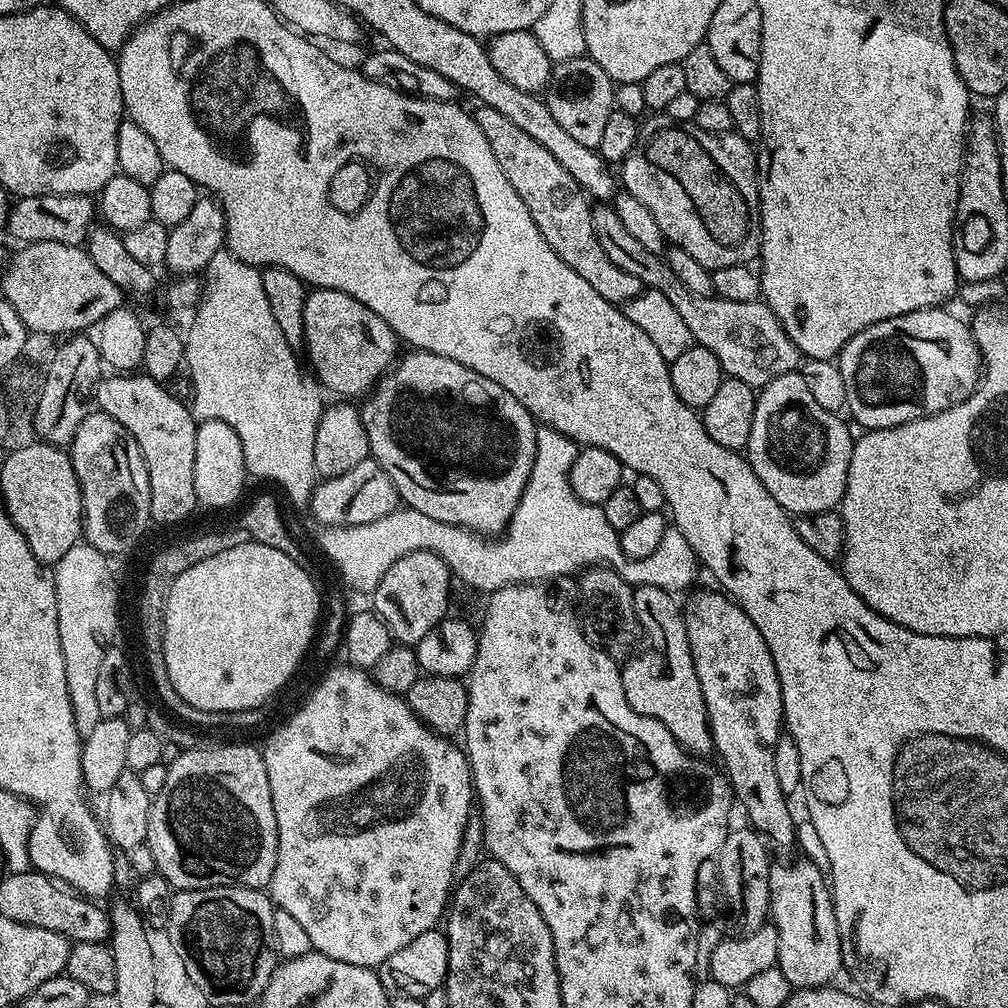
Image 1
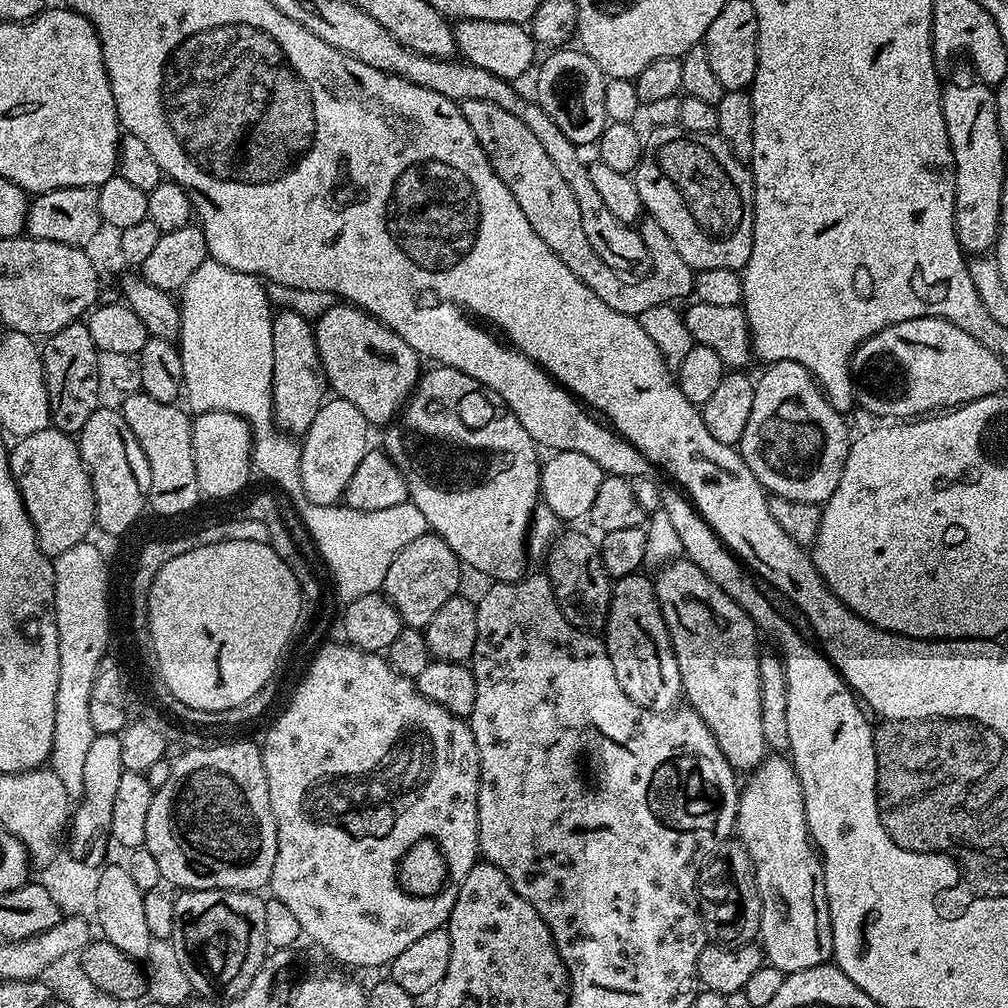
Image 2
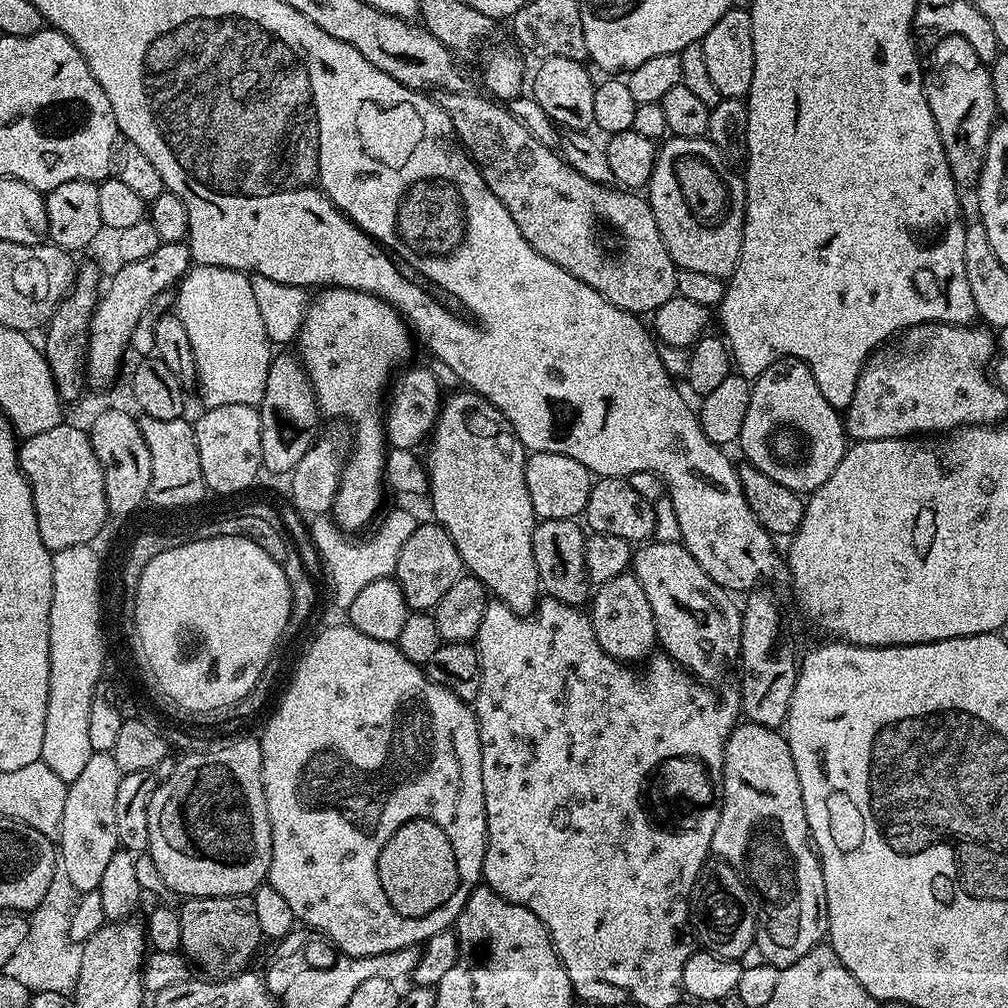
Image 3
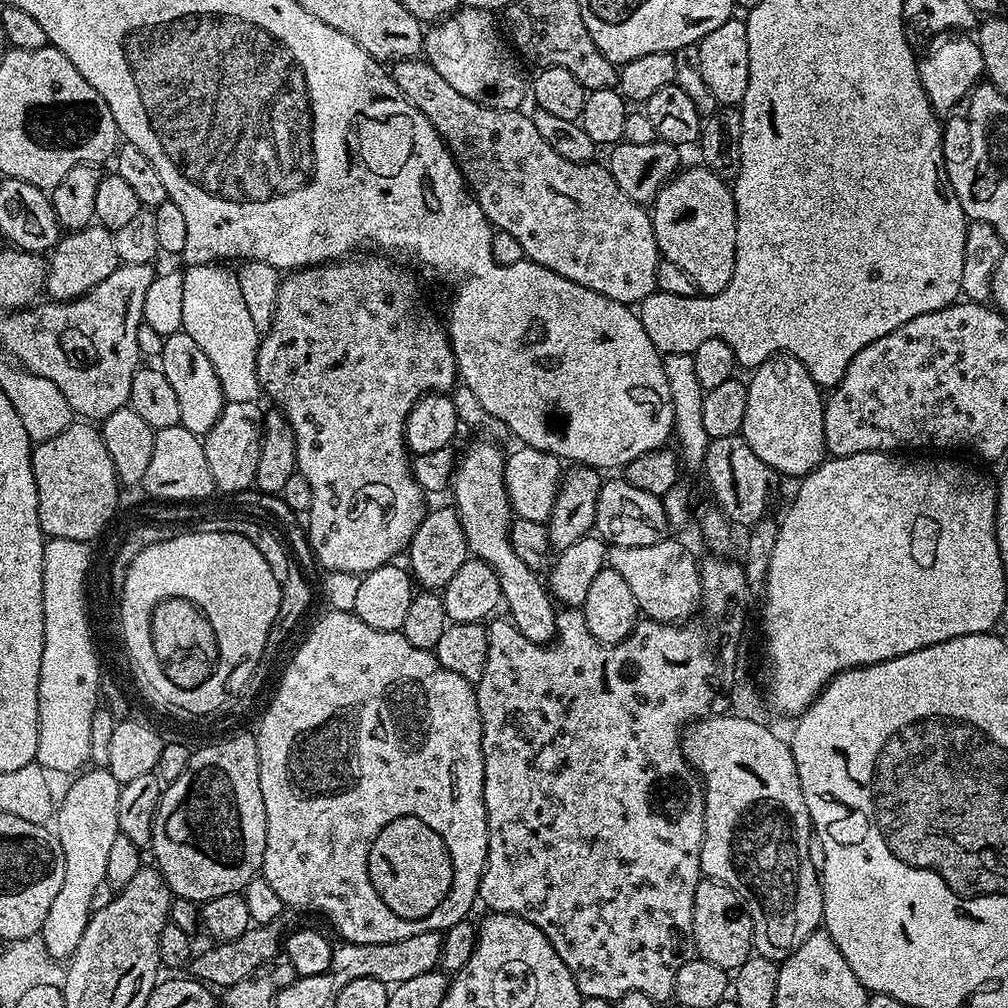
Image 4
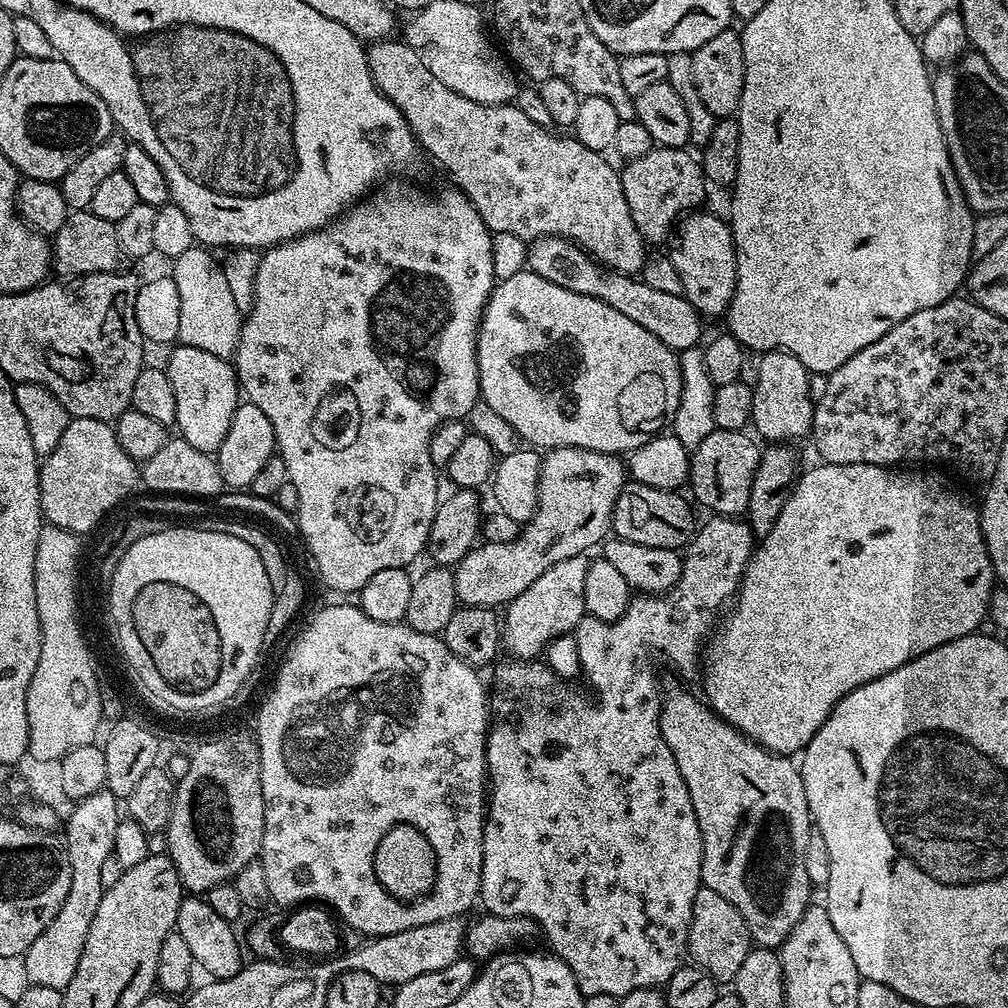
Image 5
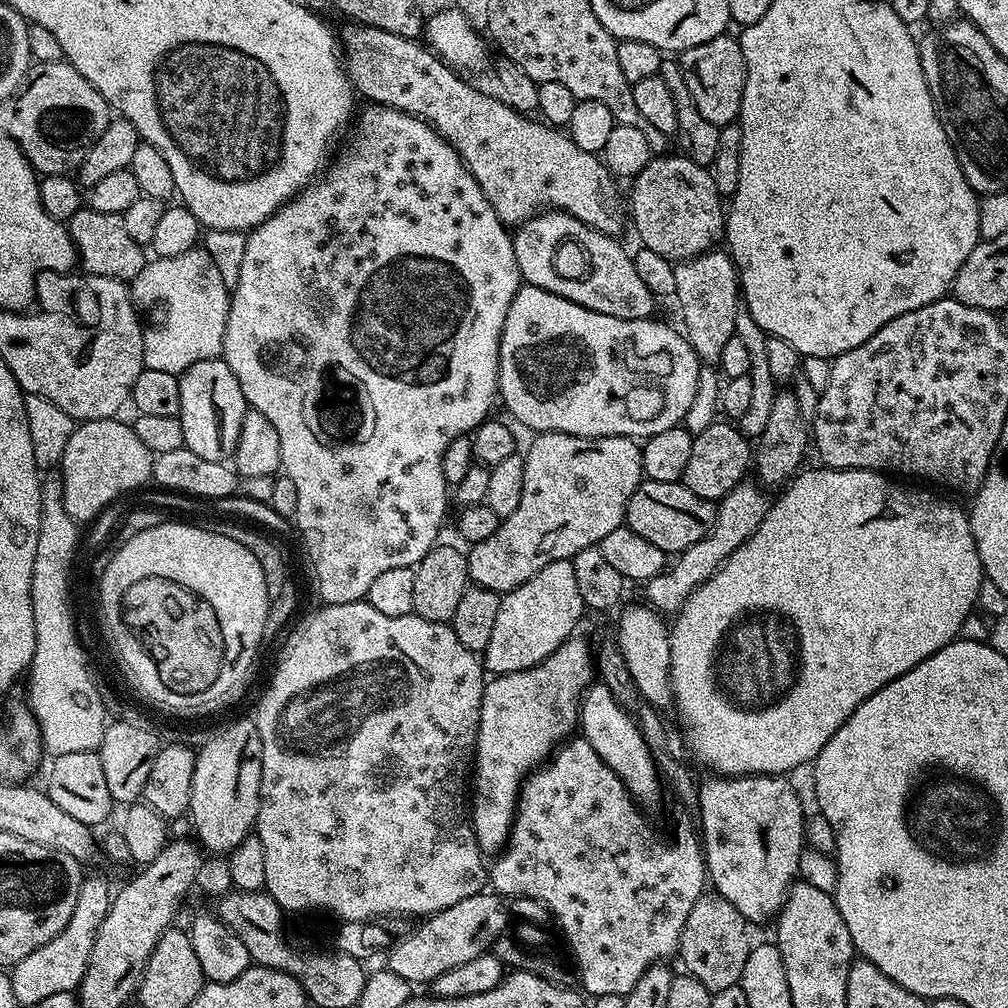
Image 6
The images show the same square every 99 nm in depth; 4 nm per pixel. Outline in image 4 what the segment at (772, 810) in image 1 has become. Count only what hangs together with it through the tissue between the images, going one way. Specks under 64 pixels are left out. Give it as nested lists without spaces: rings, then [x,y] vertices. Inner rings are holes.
[[[675,538],[654,542],[654,546],[611,546],[606,552],[606,564],[622,574],[647,619],[674,624],[697,615],[702,604],[700,564],[695,554]]]

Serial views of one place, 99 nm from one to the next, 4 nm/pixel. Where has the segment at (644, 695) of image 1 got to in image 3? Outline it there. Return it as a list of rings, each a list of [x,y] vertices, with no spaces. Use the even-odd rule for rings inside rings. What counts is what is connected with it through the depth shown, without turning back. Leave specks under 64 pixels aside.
[[[631,571],[621,572],[619,576],[599,585],[591,597],[591,608],[594,638],[598,638],[598,646],[602,646],[602,650],[606,650],[610,658],[621,662],[636,662],[632,660],[640,659],[643,661],[653,651],[651,648],[657,647],[654,614],[650,610],[650,602],[646,599],[646,593],[642,591],[638,578],[632,575]]]

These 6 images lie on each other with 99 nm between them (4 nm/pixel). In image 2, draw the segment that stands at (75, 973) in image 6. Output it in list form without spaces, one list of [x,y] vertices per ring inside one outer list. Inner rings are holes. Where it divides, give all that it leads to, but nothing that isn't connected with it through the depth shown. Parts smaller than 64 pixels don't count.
[[[98,736],[90,742],[90,751],[86,753],[86,763],[82,769],[82,790],[84,796],[75,805],[67,829],[67,851],[79,860],[100,866],[105,863],[104,855],[110,845],[110,813],[114,811],[114,797],[124,773],[122,766],[122,742],[119,736]]]

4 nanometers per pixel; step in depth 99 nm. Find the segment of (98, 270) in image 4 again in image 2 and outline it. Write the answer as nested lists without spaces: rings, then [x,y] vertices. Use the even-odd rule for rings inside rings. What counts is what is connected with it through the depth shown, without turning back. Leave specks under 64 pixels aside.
[[[84,322],[66,326],[43,341],[42,355],[51,427],[60,432],[79,434],[82,426],[86,426],[86,418],[90,418],[90,414],[101,407],[98,382],[100,352],[90,336],[87,323]]]

